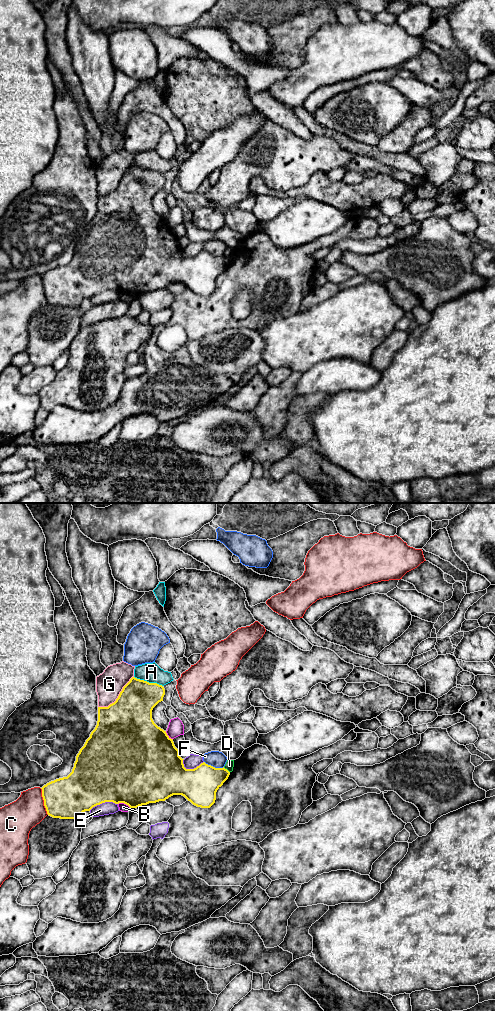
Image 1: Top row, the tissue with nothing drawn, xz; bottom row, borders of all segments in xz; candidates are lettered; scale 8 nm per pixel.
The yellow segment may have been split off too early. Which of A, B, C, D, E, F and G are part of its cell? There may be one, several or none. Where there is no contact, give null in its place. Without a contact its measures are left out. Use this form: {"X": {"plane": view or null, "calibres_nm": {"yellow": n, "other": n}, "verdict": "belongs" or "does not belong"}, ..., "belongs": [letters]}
{"A": {"plane": "xz", "calibres_nm": {"yellow": 300, "other": 160}, "verdict": "does not belong"}, "B": {"plane": "xz", "calibres_nm": {"yellow": 500, "other": 70}, "verdict": "does not belong"}, "C": {"plane": "xz", "calibres_nm": {"yellow": 340, "other": 280}, "verdict": "does not belong"}, "D": {"plane": "xz", "calibres_nm": {"yellow": 280, "other": 70}, "verdict": "does not belong"}, "E": {"plane": "xz", "calibres_nm": {"yellow": 500, "other": 100}, "verdict": "does not belong"}, "F": {"plane": "xz", "calibres_nm": {"yellow": 280, "other": 130}, "verdict": "does not belong"}, "G": {"plane": "xz", "calibres_nm": {"yellow": 440, "other": 220}, "verdict": "does not belong"}, "belongs": []}

